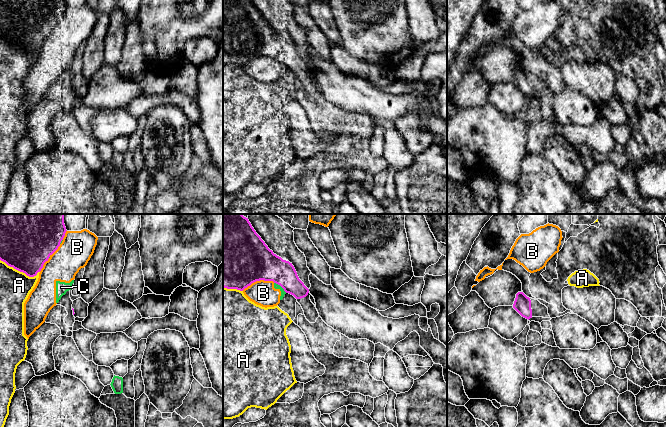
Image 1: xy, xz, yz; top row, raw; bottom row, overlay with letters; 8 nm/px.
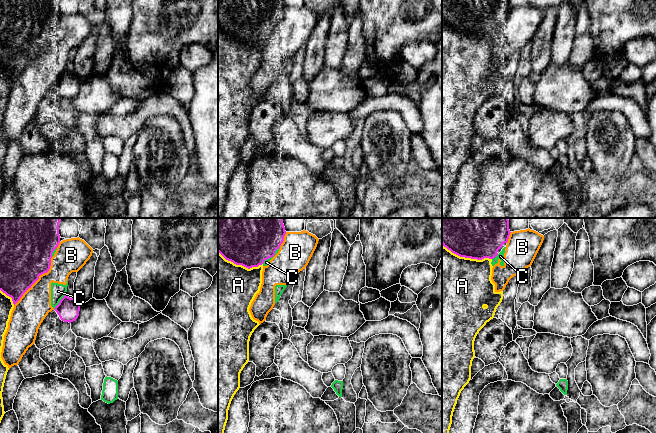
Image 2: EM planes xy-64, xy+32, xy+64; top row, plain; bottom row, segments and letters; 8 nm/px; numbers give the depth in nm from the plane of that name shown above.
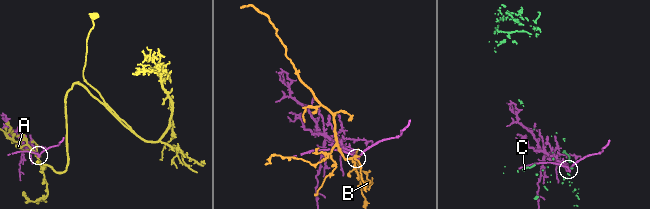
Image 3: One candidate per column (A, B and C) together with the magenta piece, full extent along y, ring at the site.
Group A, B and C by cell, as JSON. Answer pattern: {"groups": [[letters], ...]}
{"groups": [["A"], ["B", "C"]]}

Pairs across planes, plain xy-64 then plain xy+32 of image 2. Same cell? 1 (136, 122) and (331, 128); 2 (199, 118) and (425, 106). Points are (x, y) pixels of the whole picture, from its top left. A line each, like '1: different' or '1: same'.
1: same
2: same

